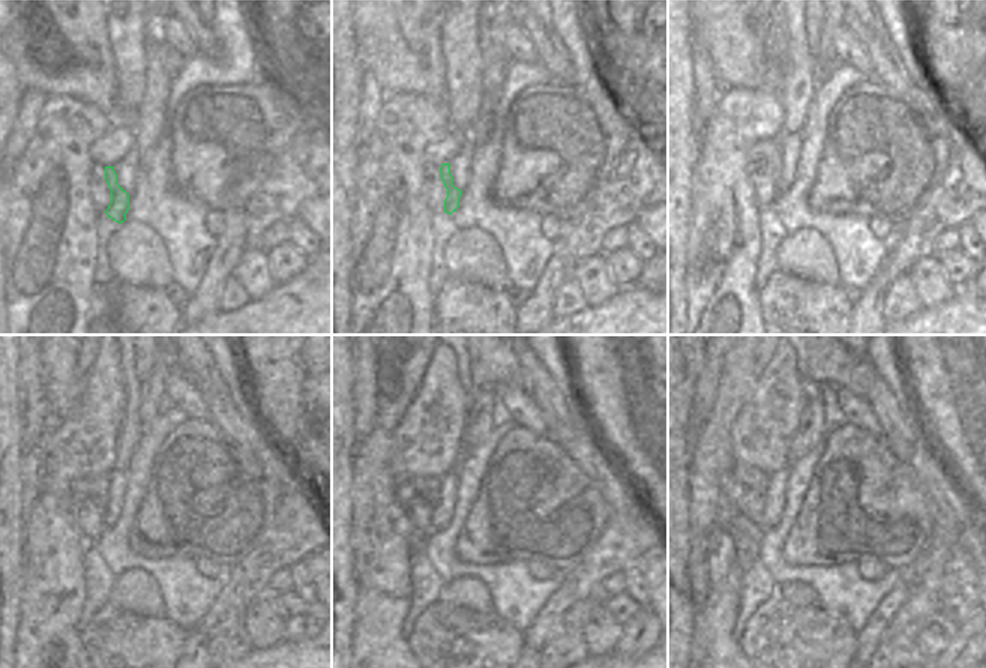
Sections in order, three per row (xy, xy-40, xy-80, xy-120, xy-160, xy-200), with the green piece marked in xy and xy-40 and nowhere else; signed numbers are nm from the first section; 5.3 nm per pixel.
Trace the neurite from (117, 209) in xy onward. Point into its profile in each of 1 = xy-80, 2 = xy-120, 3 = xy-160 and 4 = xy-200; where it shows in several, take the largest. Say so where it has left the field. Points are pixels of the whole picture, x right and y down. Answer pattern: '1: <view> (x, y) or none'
1: xy-80 (775, 161)
2: xy-120 (99, 491)
3: xy-160 (431, 487)
4: xy-200 (743, 473)

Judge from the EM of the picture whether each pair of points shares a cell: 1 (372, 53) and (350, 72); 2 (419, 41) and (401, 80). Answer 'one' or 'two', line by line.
1: two
2: one

